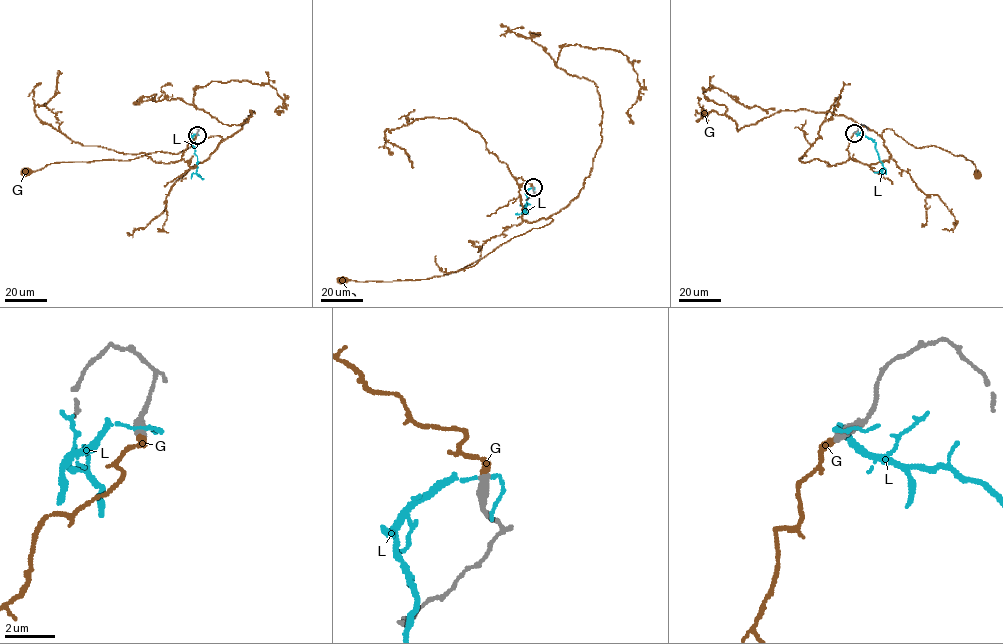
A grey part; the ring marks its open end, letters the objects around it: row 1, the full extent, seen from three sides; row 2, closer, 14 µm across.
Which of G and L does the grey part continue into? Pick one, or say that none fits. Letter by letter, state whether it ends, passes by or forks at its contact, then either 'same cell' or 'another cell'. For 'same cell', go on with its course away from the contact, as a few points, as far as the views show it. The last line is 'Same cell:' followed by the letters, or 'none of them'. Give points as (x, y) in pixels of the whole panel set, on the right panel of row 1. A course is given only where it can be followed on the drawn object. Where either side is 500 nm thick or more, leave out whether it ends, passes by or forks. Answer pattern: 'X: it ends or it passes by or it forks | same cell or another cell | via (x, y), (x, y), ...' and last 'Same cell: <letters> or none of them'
G: it ends | same cell | via (854, 133), (848, 155), (868, 165), (890, 156), (882, 136), (887, 128), (915, 147), (963, 156), (977, 175)
L: it passes by | another cell
Same cell: G

